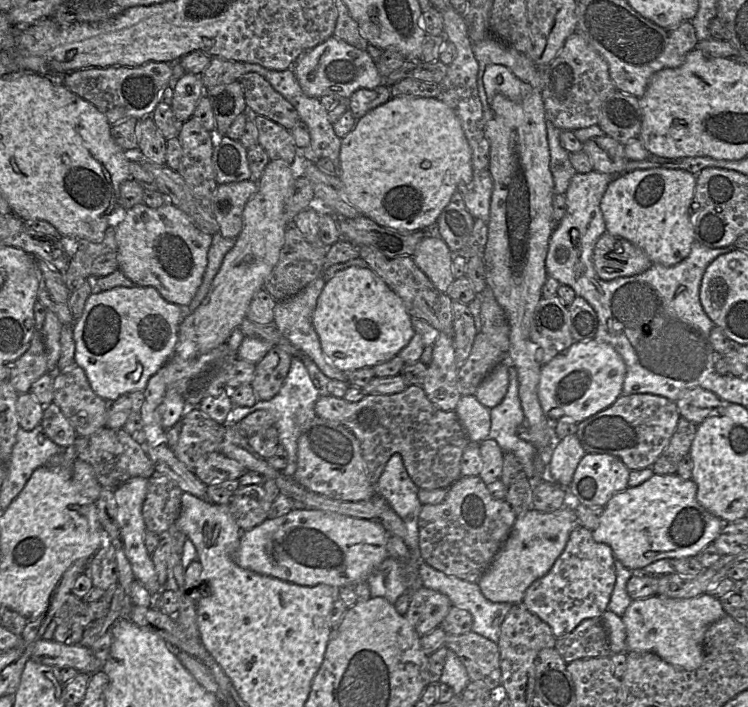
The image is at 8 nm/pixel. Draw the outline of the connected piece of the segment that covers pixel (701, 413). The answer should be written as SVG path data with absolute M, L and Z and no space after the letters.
M700 387L681 392L679 399L675 401L680 416L696 425L709 416L718 414L728 403L713 392Z

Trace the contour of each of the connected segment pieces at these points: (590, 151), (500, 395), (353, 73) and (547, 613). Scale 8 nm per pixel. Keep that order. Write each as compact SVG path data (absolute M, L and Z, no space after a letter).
M606 135L587 140L582 151L591 160L594 171L608 175L623 174L629 162L624 145Z
M509 362L498 364L478 386L474 396L491 409L501 403L509 387Z
M335 36L303 53L295 62L293 71L303 92L317 99L324 96L349 99L358 89L374 89L383 85L385 79L366 50L360 50Z
M577 526L551 569L526 589L522 603L550 626L557 639L561 638L583 620L600 618L607 610L616 581L614 561L609 545L596 542L591 530Z

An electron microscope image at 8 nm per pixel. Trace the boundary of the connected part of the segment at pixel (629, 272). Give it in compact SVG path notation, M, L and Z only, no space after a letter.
M605 233L595 244L593 265L599 278L610 281L641 274L653 264L646 254L631 242Z

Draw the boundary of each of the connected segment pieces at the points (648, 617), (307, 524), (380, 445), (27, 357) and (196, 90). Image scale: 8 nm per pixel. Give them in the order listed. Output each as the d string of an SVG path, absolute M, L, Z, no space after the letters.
M708 593L693 598L668 598L659 595L632 600L622 615L626 628L626 650L652 652L667 663L692 671L703 662L703 639L706 630L726 612L719 599Z
M293 509L284 516L268 518L251 530L242 532L233 559L240 567L261 575L301 586L324 584L337 589L367 582L367 578L389 557L386 547L389 536L389 532L378 520L356 518L317 509Z
M410 385L405 390L398 392L398 393L394 393L394 394L368 394L368 395L365 395L358 402L348 402L344 398L338 398L333 395L320 396L315 404L315 413L318 417L332 420L335 422L339 422L352 431L352 433L356 436L356 438L360 442L362 455L367 465L368 478L374 486L376 486L385 468L385 465L387 464L388 460L394 453L399 453L402 456L405 468L410 478L416 484L416 486L419 487L419 489L426 489L426 490L434 490L434 489L441 489L441 488L448 489L451 486L451 484L453 484L457 479L462 477L460 474L461 458L462 458L463 451L470 443L470 440L467 437L467 434L463 426L461 425L456 412L455 411L443 411L437 408L427 398L421 385Z
M36 331L29 348L11 366L8 382L19 394L30 392L32 384L48 372L42 332Z
M184 74L172 82L173 100L170 105L178 121L184 123L194 116L198 102L207 96L201 75Z

